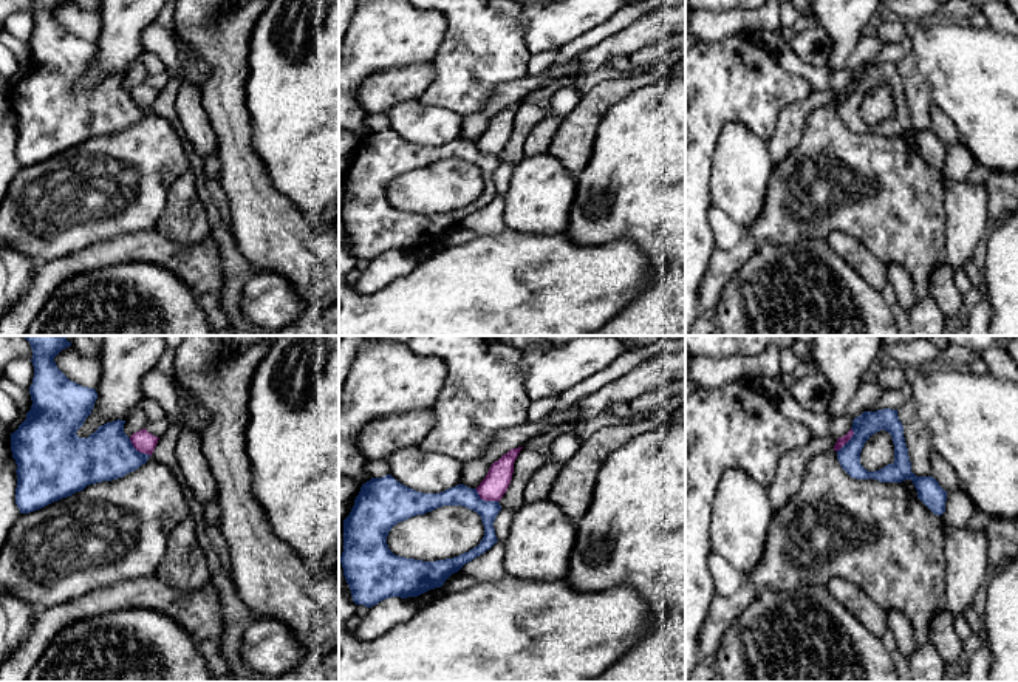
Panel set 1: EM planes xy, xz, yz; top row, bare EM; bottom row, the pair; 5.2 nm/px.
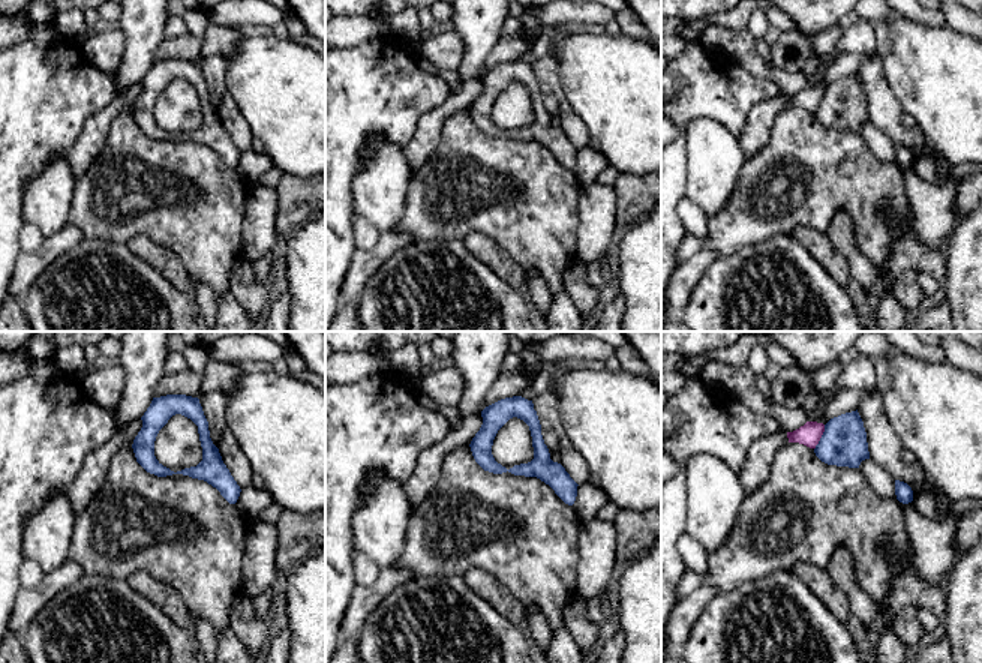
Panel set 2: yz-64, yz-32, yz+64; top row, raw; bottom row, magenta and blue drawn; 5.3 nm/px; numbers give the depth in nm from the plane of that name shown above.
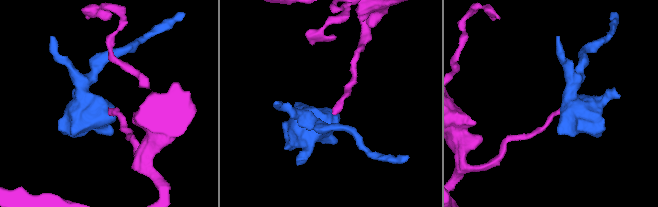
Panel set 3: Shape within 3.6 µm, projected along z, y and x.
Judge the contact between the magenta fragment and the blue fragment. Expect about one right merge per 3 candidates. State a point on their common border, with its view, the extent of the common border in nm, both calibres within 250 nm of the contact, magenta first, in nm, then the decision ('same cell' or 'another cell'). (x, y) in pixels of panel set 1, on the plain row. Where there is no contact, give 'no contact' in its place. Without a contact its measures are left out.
meets magenta in xz at (485, 153); contact 140 nm long; 140 nm thick on the magenta side, 110 nm on the other; another cell

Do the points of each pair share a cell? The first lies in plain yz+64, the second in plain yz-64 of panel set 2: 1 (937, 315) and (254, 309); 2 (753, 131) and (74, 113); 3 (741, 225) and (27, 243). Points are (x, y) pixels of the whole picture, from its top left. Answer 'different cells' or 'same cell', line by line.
1: different cells
2: different cells
3: different cells

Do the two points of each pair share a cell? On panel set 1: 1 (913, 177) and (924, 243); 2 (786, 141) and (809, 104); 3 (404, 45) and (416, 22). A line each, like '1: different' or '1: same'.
1: same
2: same
3: same

